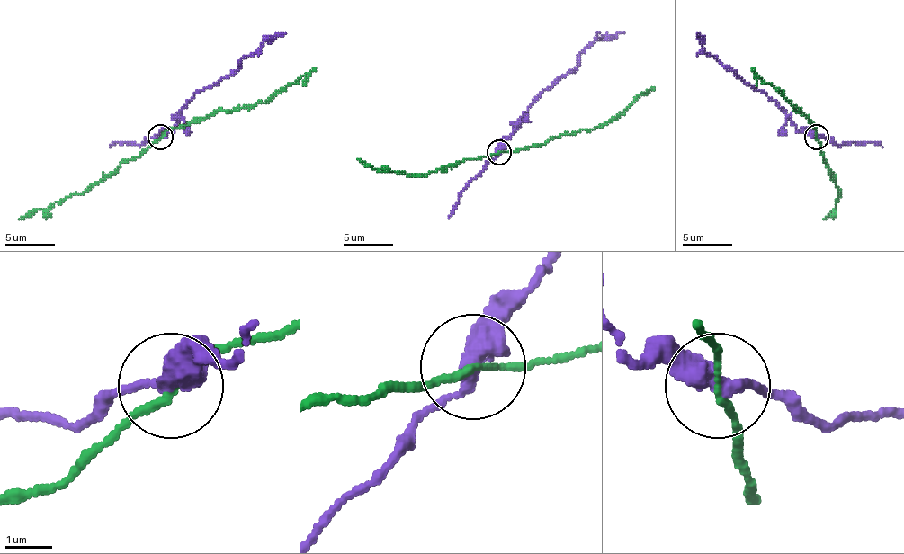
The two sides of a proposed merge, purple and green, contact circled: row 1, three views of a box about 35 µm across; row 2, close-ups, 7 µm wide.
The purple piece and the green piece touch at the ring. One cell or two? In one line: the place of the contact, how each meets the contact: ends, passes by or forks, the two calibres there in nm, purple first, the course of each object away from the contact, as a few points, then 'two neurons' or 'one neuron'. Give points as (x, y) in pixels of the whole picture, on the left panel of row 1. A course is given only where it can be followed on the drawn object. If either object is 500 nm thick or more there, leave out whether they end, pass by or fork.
(160, 137) | purple passes by | green passes by | 400/130 nm | purple via (159, 138), (176, 128), (176, 112), (196, 93), (228, 78), (238, 63), (285, 33) | green via (159, 138), (174, 128), (199, 122), (216, 110), (264, 102), (315, 68) | two neurons

